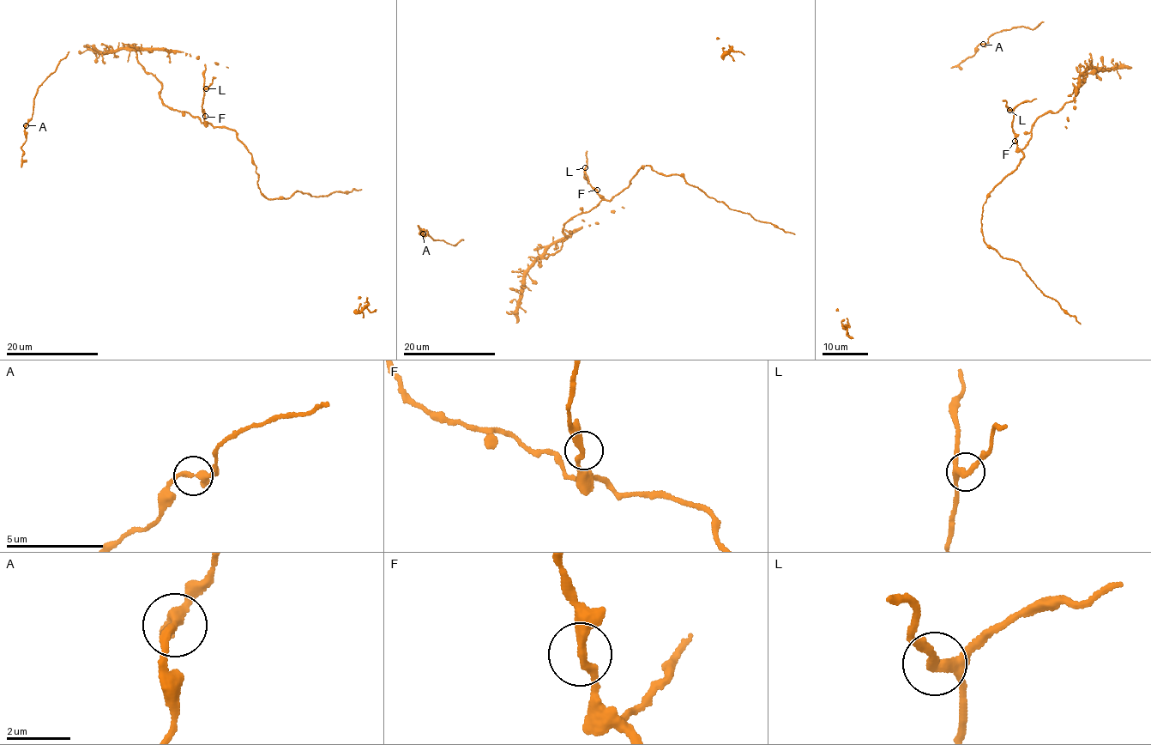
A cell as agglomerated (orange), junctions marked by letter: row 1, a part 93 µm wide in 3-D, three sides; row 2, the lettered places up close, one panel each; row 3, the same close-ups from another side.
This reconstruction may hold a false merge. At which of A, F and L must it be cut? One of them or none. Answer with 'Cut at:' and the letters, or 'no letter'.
Cut at: no letter

